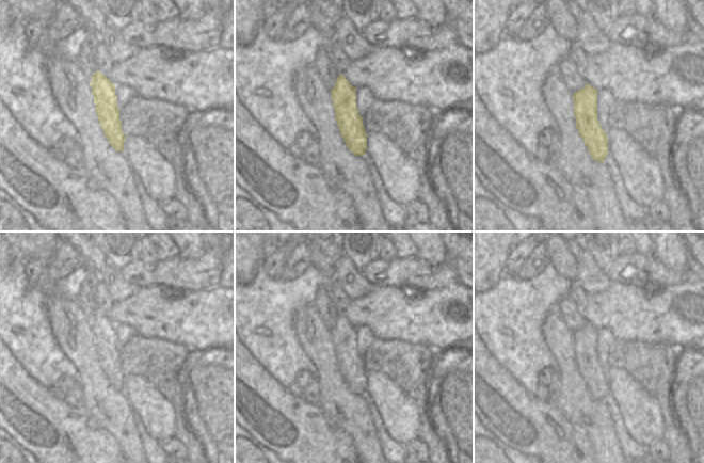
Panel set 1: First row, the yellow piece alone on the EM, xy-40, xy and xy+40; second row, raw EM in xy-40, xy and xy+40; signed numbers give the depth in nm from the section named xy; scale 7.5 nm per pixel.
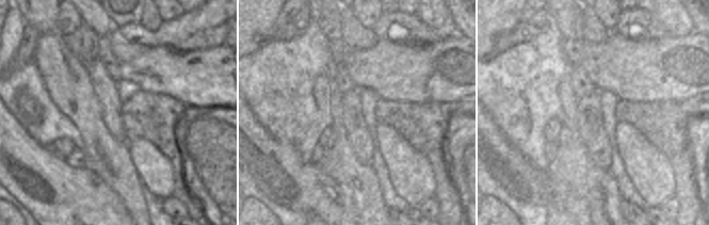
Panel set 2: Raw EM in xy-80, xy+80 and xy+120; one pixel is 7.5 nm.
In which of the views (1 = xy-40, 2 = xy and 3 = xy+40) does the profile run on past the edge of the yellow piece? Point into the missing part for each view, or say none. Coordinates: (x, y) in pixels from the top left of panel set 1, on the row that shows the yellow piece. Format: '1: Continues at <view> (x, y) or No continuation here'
1: No continuation here
2: No continuation here
3: No continuation here

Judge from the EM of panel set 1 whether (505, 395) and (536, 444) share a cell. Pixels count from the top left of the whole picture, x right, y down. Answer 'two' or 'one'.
one

